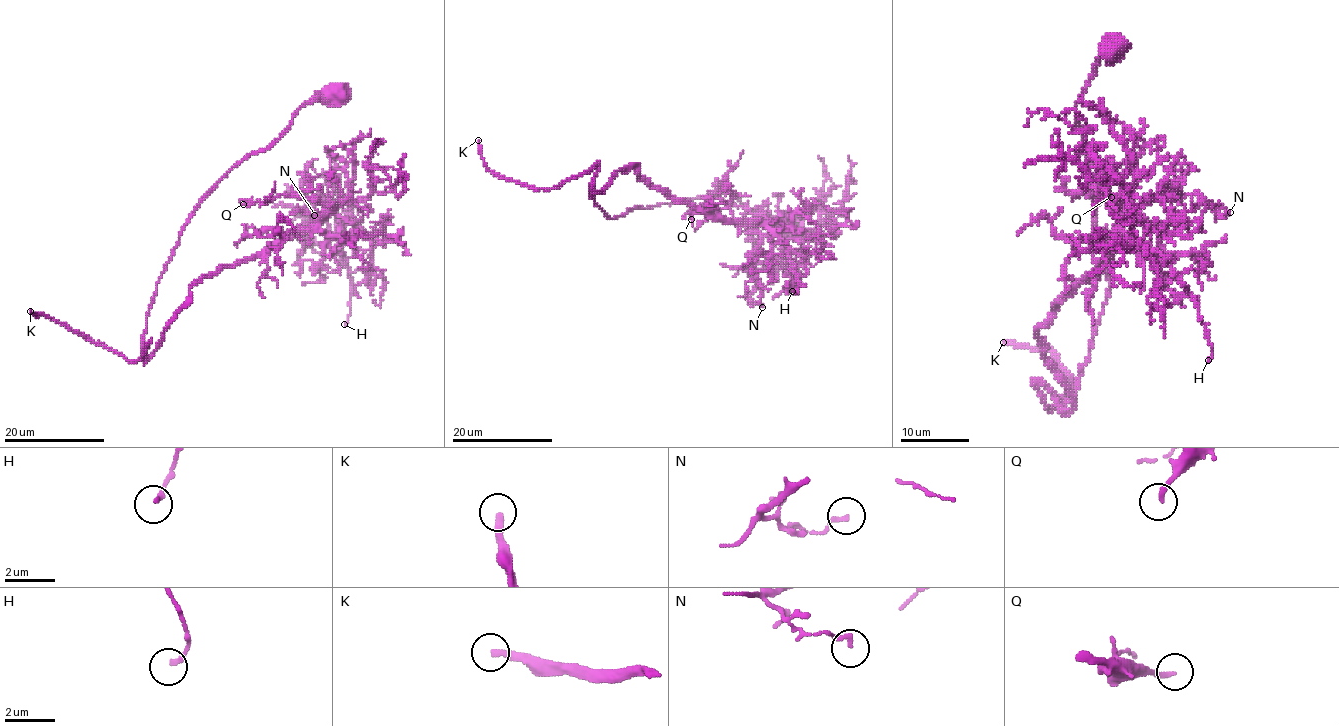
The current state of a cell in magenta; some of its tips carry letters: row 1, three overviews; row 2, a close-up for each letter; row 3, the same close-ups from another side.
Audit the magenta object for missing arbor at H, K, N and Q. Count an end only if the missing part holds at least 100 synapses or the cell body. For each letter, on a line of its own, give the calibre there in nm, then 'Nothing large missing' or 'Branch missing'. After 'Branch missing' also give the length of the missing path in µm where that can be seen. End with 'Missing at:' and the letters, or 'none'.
H: Thickness 180 nm. Nothing large missing
K: Thickness 280 nm. Branch missing. Missing length about 110 µm
N: Thickness 180 nm. Nothing large missing
Q: Thickness 220 nm. Nothing large missing
Missing at: K

